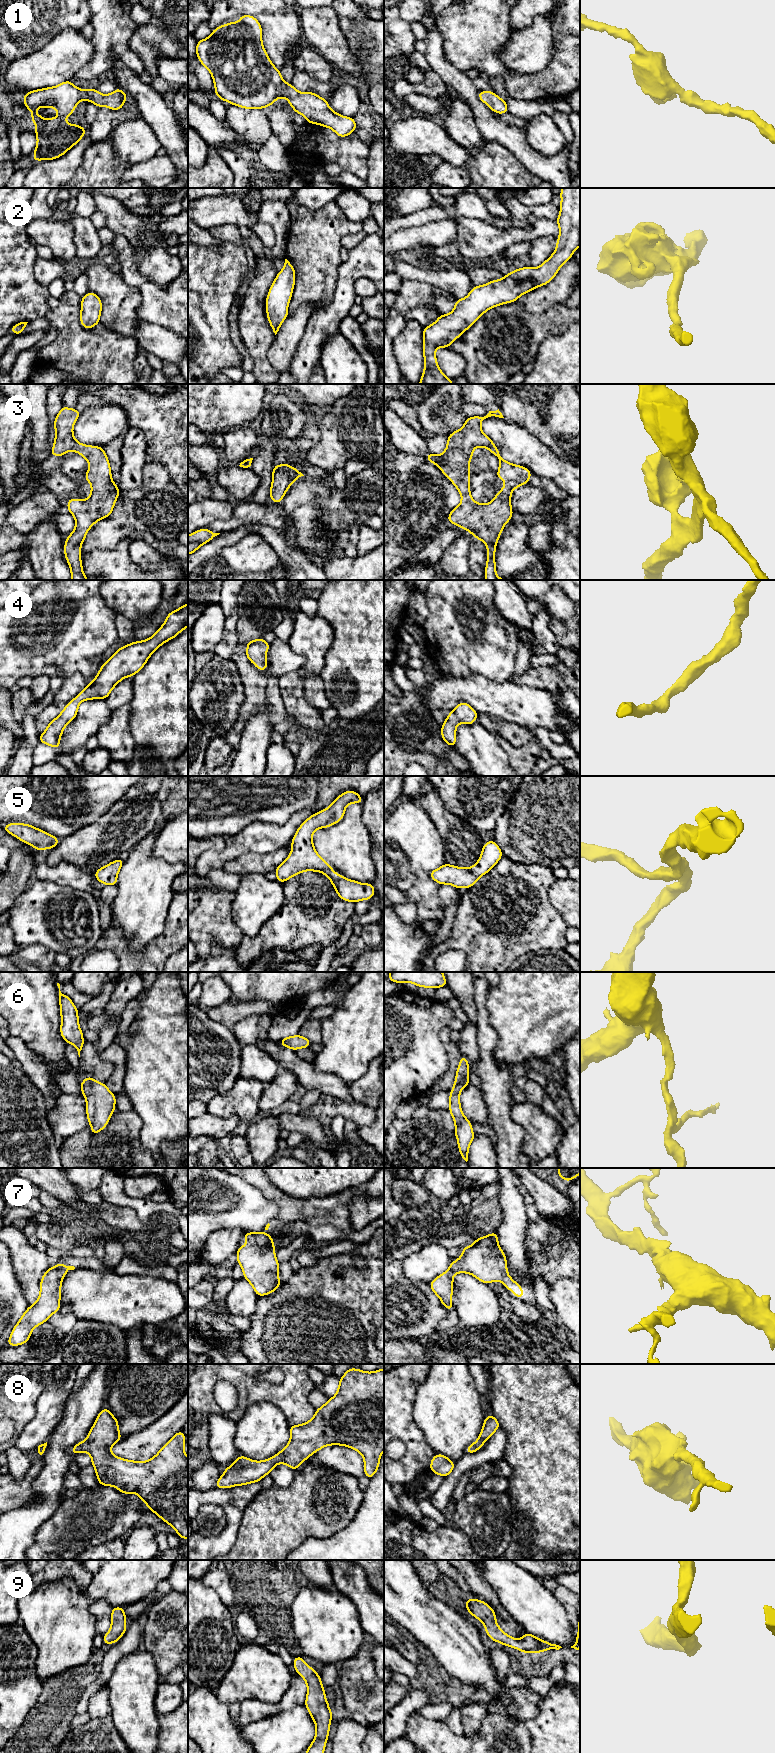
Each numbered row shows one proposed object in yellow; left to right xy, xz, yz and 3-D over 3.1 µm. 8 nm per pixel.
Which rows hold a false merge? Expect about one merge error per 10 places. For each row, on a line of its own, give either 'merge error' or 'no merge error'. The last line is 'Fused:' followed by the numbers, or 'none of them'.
1: no merge error
2: no merge error
3: no merge error
4: no merge error
5: no merge error
6: no merge error
7: no merge error
8: no merge error
9: no merge error
Fused: none of them

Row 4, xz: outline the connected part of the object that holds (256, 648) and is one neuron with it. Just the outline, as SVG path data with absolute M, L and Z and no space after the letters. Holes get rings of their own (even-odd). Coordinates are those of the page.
M263 638L255 639L252 641L247 641L247 650L245 655L251 663L255 664L255 667L264 671L268 667L267 658L265 656L266 652L270 648L270 644Z

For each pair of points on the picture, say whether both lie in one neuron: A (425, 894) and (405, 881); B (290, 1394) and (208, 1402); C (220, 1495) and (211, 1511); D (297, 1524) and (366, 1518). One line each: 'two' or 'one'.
A: two
B: one
C: two
D: two

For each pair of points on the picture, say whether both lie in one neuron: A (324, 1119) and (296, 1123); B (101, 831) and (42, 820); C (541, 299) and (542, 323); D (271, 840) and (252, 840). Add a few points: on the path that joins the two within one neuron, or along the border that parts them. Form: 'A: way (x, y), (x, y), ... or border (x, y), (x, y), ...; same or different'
A: border (299, 1113), (305, 1117), (314, 1117), (330, 1140); different
B: border (102, 814), (95, 821), (61, 838); different
C: border (561, 303), (537, 313), (529, 313), (520, 305); different
D: way (266, 840), (257, 840); same

